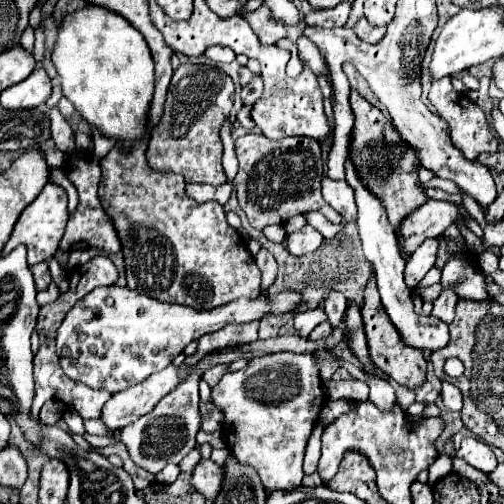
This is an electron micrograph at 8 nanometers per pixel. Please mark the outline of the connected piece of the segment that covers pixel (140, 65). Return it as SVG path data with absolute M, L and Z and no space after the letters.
M97 5L63 17L51 59L61 77L63 95L73 103L77 115L87 125L115 139L121 149L149 135L153 59L145 39L125 17Z

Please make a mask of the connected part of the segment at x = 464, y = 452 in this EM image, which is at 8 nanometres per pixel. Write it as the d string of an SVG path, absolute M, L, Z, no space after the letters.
M469 437L469 439L463 439L461 441L461 447L459 451L455 453L457 457L465 459L471 467L483 471L483 473L491 473L495 467L497 467L497 459L491 451L491 447L475 437Z

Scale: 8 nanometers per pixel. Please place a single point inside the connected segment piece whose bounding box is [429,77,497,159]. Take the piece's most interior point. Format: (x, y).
(470, 130)

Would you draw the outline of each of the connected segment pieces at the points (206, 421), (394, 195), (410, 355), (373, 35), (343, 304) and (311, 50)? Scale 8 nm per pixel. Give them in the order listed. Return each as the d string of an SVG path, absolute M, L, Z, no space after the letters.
M211 401L200 402L199 411L201 413L201 429L208 433L208 428L221 428L223 417L220 411Z
M351 89L349 103L355 115L355 127L351 131L349 143L349 159L357 169L357 175L361 175L361 181L365 181L365 187L371 189L371 193L385 205L389 223L395 227L395 233L399 237L403 217L419 209L425 201L429 201L425 189L419 185L421 159L411 145L405 145L405 141L401 141L401 135L397 135L395 125L391 125L391 121L387 121L387 117L377 107L369 105L355 89Z
M371 277L367 287L365 287L365 299L363 299L363 307L361 307L361 317L363 317L363 325L365 325L365 333L367 333L371 361L383 373L393 377L397 383L401 383L401 385L405 385L409 389L419 387L425 381L427 361L425 361L425 357L423 357L423 353L419 349L409 349L409 345L401 343L397 327L391 325L389 315L385 315L385 307L381 305L379 291L377 291L377 285L375 285L375 277Z
M365 17L357 23L357 31L355 31L363 41L367 41L367 43L377 43L383 35L385 35L385 27L379 27L379 29L375 29L375 27L371 27L367 21L365 21Z
M331 293L325 299L323 307L325 307L325 313L329 317L329 323L333 327L343 327L345 325L343 321L345 321L345 311L347 311L347 301L345 301L345 297L341 293Z
M305 35L299 37L299 41L297 41L297 49L299 49L299 55L303 57L303 61L311 67L311 71L313 71L315 75L327 71L325 57L317 51L317 47L315 47L315 45L305 37Z

